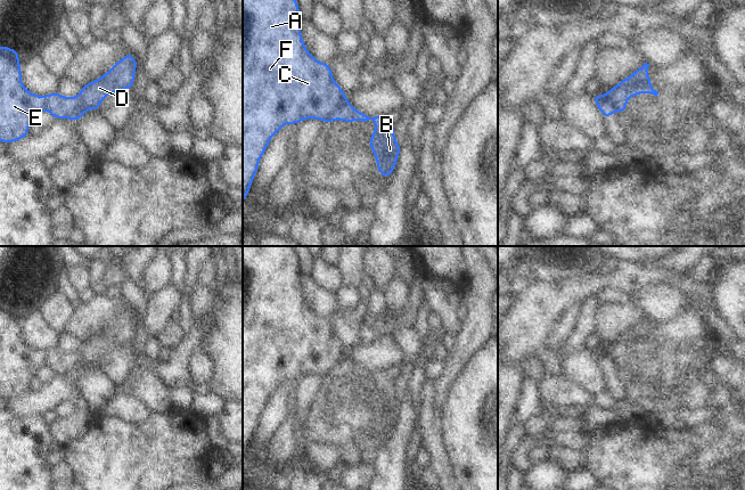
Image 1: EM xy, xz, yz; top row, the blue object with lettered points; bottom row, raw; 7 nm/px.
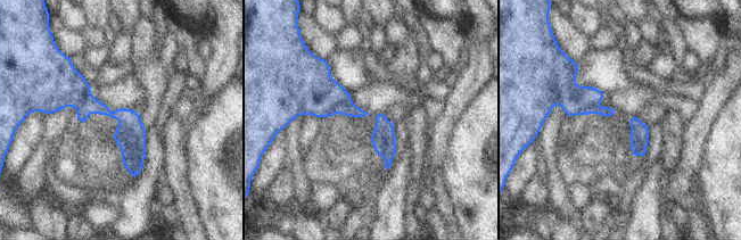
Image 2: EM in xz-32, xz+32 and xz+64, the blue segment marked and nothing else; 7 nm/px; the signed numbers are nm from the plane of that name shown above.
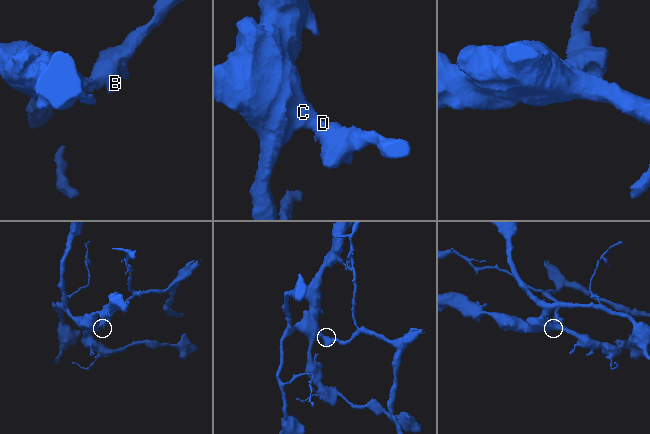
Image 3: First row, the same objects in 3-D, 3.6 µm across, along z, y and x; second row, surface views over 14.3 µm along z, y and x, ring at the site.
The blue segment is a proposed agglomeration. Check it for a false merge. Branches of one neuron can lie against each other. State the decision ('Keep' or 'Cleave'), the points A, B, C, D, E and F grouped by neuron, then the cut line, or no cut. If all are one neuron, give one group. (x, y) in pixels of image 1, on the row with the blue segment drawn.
Cleave. Groups: A C E F / B D. Split along xz (346, 100), (342, 104), (333, 120).

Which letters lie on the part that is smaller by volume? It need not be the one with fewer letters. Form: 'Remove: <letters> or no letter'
Remove: B, D

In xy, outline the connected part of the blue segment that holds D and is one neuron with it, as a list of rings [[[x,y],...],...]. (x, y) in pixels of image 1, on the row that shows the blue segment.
[[[132,52],[121,58],[107,73],[99,79],[82,85],[79,96],[84,100],[88,109],[99,111],[101,101],[110,93],[132,89],[136,67],[139,65]]]

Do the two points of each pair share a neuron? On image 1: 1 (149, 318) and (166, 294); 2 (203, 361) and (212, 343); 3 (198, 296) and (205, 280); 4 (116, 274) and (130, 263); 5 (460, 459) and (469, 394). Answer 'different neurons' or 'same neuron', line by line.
1: same neuron
2: different neurons
3: different neurons
4: different neurons
5: same neuron

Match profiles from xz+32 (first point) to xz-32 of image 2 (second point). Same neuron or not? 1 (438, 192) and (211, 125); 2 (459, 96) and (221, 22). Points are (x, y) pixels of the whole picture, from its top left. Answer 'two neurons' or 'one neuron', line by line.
1: two neurons
2: one neuron

